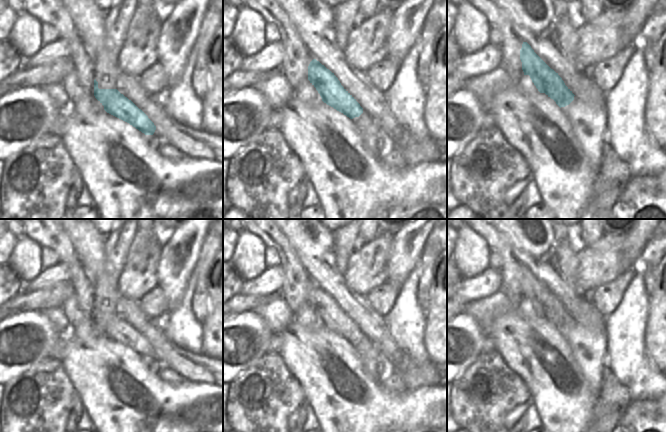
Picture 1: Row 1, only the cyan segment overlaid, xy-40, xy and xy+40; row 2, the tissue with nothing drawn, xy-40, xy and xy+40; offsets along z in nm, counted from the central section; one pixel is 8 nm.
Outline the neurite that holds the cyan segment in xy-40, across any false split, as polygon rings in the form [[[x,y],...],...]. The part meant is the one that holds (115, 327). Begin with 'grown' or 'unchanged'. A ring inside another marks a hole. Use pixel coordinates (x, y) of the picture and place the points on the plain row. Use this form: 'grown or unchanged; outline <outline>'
grown; outline [[[94,304],[94,320],[104,330],[104,334],[129,347],[149,363],[157,363],[173,369],[184,379],[195,383],[220,385],[218,379],[223,374],[223,359],[218,361],[202,360],[199,365],[187,357],[178,354],[175,345],[150,343],[135,327],[121,318],[117,313],[99,313]]]

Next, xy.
unchanged; outline [[[313,283],[308,290],[308,304],[316,312],[324,327],[350,343],[363,337],[363,332],[341,309],[334,297],[316,283]]]

